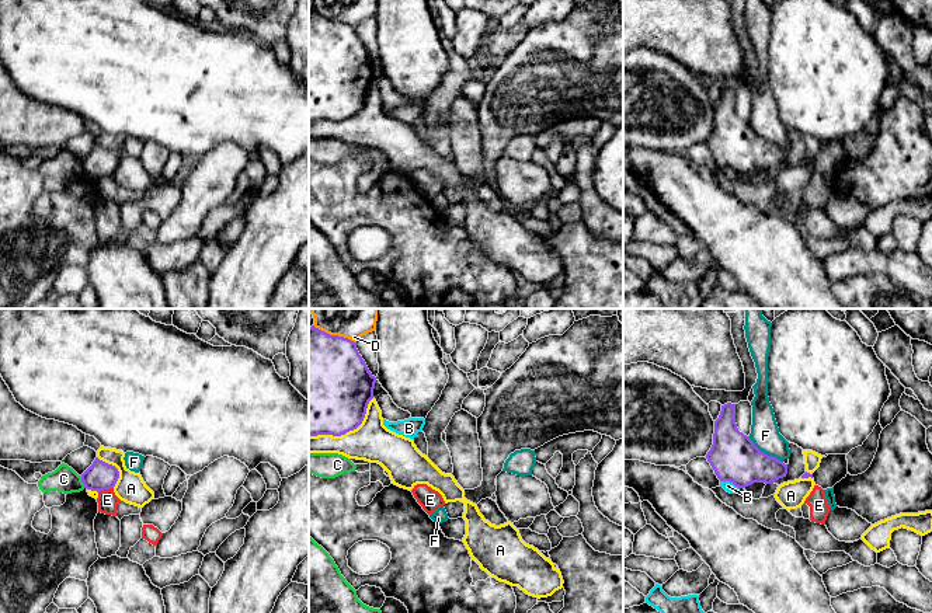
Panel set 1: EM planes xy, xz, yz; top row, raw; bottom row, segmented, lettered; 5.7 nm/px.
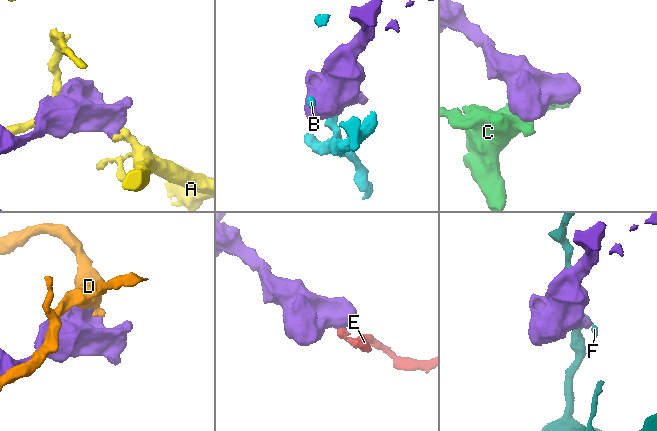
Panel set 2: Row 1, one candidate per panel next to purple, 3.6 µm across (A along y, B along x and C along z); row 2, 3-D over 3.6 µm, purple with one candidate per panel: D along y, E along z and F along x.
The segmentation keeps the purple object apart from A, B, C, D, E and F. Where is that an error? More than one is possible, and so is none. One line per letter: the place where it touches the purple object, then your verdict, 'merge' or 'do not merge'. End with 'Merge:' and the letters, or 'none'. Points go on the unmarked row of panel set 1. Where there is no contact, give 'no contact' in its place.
A: meets purple in xz at (347, 117); do not merge
B: meets purple in yz at (730, 167); do not merge
C: meets purple in xy at (82, 166); do not merge
D: meets purple in xz at (334, 21); do not merge
E: meets purple in xy at (105, 174); do not merge
F: meets purple in yz at (764, 139); do not merge
Merge: none

